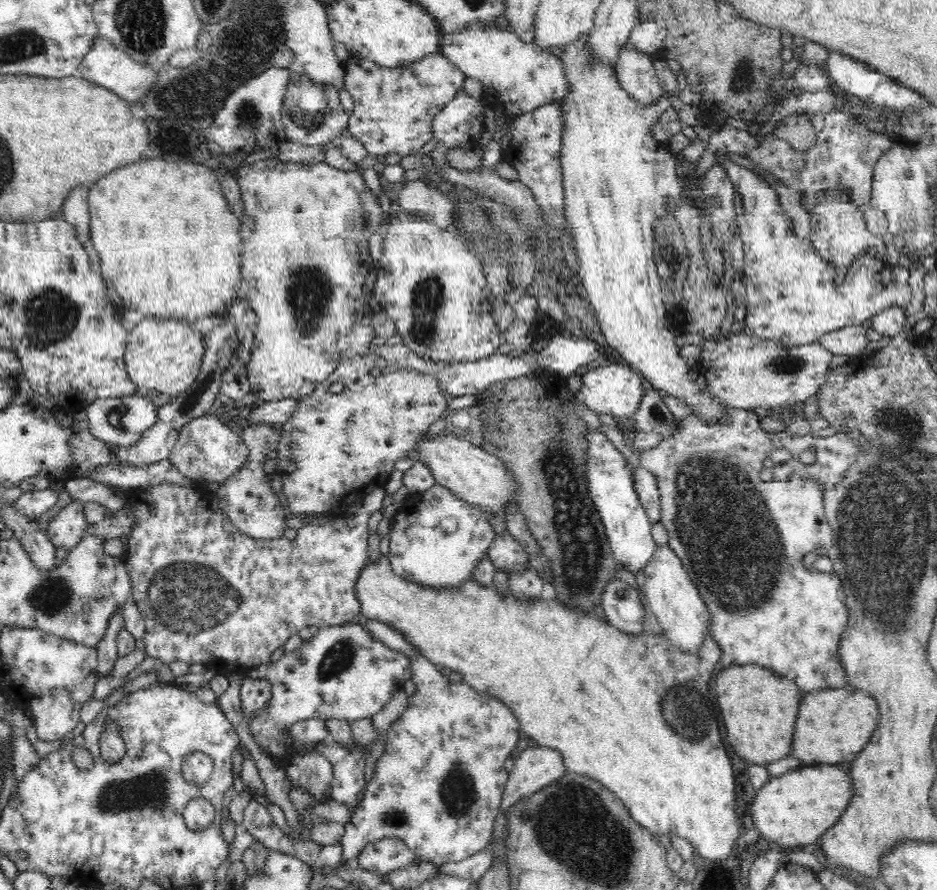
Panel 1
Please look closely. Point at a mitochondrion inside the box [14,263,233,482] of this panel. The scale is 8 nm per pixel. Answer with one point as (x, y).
(51, 316)

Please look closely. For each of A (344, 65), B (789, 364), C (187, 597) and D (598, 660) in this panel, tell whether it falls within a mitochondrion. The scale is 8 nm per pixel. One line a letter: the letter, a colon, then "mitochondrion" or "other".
A: other
B: mitochondrion
C: mitochondrion
D: other

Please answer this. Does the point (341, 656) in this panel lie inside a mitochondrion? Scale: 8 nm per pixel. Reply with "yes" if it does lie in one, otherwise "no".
yes

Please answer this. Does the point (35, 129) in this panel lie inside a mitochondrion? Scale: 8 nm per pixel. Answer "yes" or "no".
no

